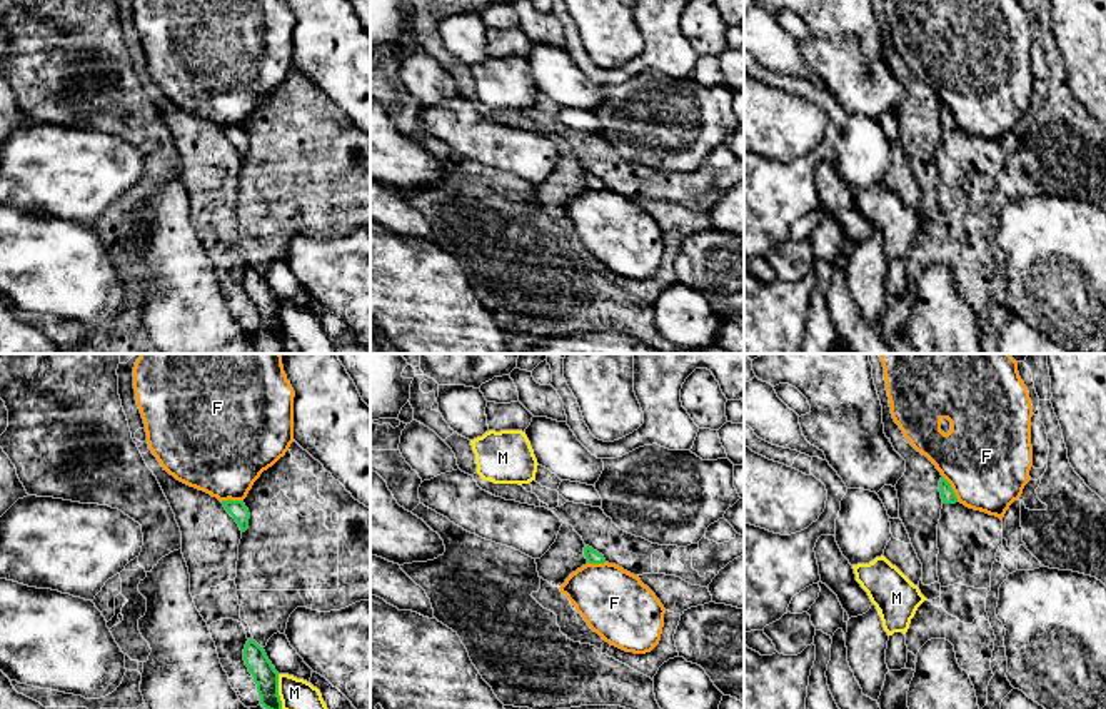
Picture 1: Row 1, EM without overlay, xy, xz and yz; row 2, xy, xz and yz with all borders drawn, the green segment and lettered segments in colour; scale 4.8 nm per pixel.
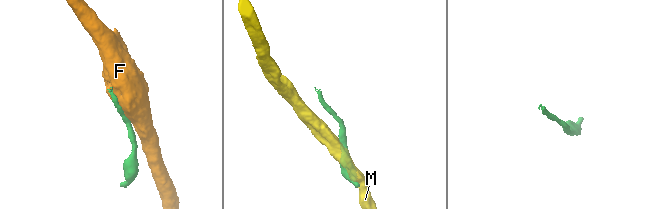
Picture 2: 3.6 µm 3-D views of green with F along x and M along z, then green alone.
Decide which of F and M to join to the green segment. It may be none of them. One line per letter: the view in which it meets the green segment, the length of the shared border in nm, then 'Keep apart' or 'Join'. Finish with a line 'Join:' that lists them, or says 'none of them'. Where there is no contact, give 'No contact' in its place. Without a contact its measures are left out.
F: Touches green in yz. Shared border 150 nm. Keep apart
M: Touches green in xy. Shared border 280 nm. Keep apart
Join: none of them

